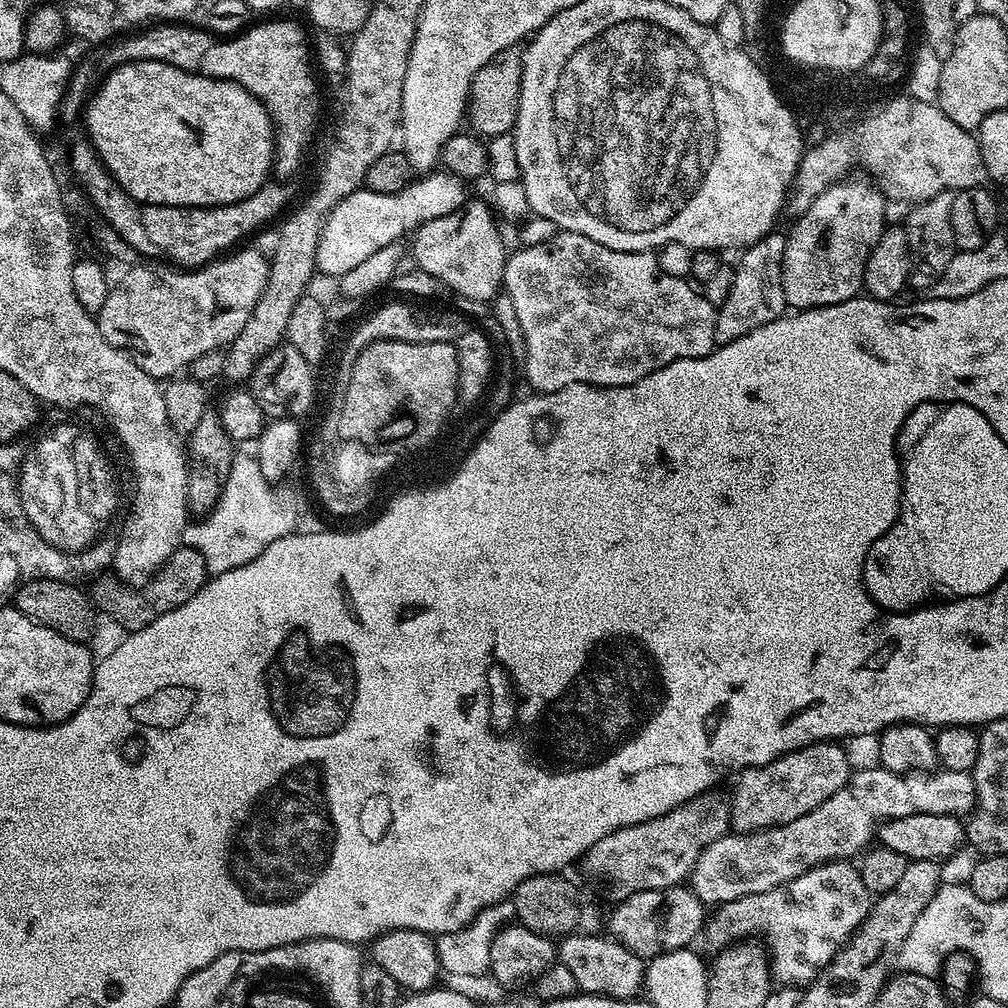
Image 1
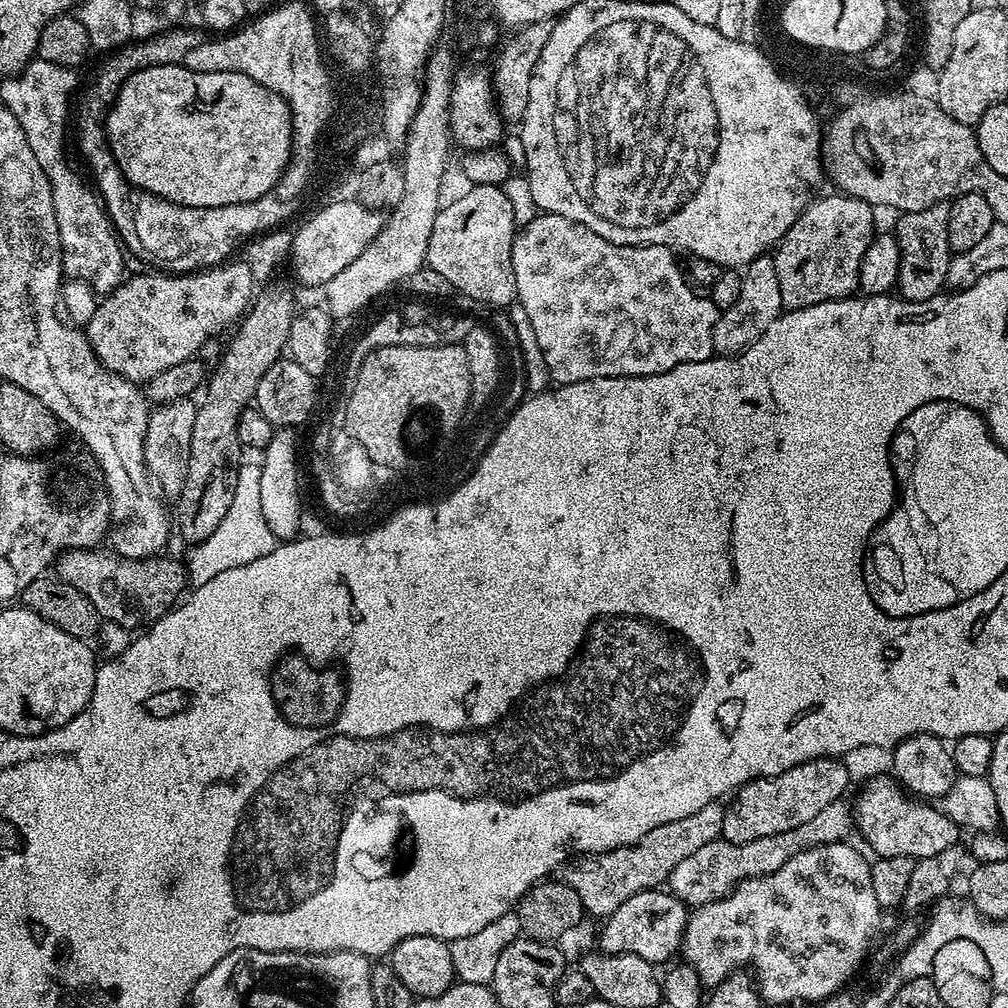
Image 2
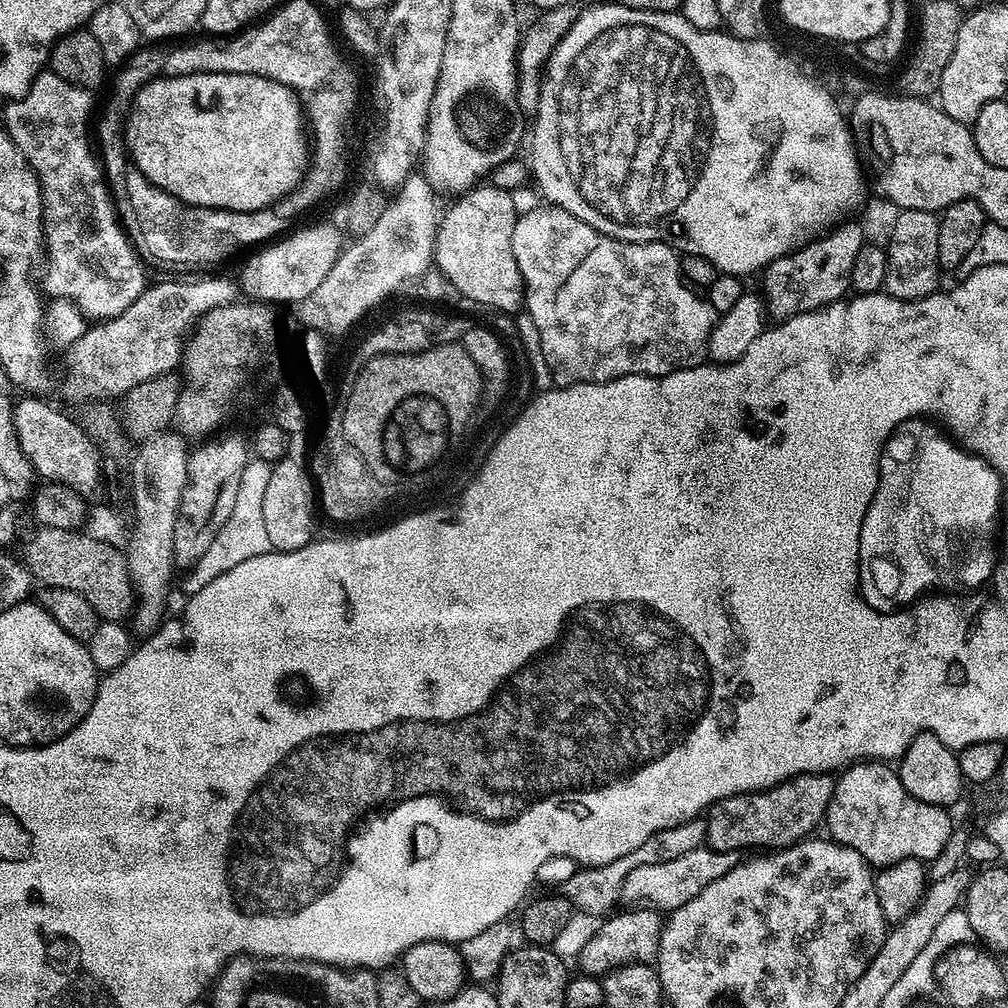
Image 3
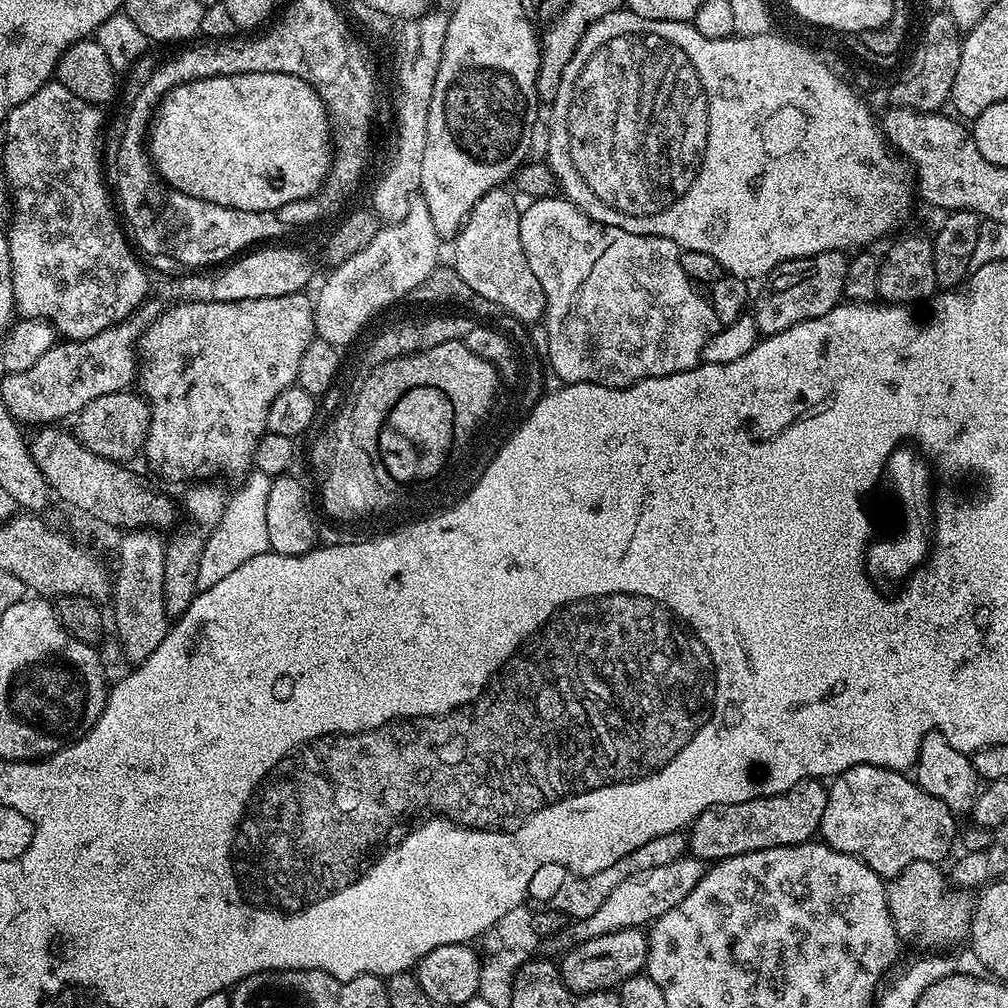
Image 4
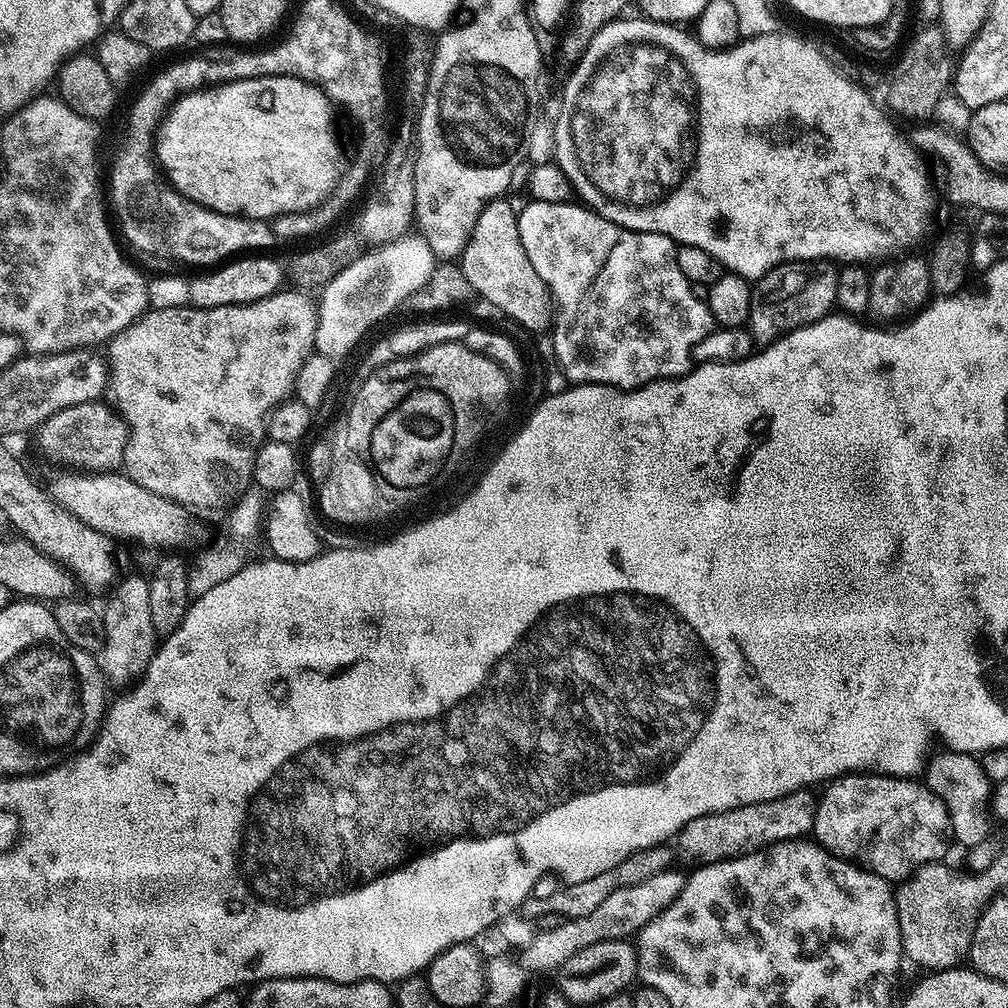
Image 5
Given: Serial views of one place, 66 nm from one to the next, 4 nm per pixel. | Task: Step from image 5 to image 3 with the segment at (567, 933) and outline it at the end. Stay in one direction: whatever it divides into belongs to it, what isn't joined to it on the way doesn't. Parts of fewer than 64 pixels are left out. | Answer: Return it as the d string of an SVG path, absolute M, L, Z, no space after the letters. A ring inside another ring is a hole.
M701 846L690 850L690 854L682 854L670 862L658 862L654 866L638 866L638 870L632 870L626 876L626 882L622 884L620 891L620 900L628 906L651 906L663 913L670 914L678 906L686 906L686 902L690 902L690 898L702 894L702 890L706 890L706 886L710 886L710 882L722 878L722 874L726 874L737 862L738 856L735 852L719 852L713 848Z

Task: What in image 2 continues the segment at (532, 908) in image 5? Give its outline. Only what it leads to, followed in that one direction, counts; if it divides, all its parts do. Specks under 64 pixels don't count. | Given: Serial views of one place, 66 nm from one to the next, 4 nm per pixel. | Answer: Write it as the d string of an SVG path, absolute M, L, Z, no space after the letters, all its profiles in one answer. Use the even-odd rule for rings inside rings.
M713 802L702 806L698 814L690 814L690 818L678 818L678 822L666 822L666 826L654 826L650 834L646 834L637 844L627 844L625 848L611 848L608 852L594 852L591 854L580 854L576 860L565 863L562 868L562 879L570 886L570 890L578 890L578 898L582 898L582 906L589 917L600 916L607 918L630 898L639 892L656 890L667 881L668 875L682 862L689 854L695 854L706 842L714 842L721 839L722 818L724 817L725 805L720 802Z

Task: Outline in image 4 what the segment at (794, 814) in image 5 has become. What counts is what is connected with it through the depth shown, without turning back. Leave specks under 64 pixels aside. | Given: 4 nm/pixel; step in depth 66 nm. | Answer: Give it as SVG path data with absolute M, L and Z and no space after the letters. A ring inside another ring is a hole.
M809 778L780 796L759 796L750 802L707 808L690 825L691 855L705 862L719 862L763 848L807 844L819 833L827 797L827 787L819 779Z

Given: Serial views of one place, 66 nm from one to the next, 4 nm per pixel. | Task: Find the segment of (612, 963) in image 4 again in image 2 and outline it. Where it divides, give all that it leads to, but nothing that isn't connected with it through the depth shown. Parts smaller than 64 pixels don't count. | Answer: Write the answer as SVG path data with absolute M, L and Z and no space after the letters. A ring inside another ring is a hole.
M649 890L634 894L626 898L626 902L622 902L622 906L618 906L618 910L614 910L614 914L603 921L599 951L609 954L633 952L638 954L638 958L646 958L646 962L651 964L667 965L673 959L671 956L675 957L679 951L688 913L689 909L682 901L667 890Z

